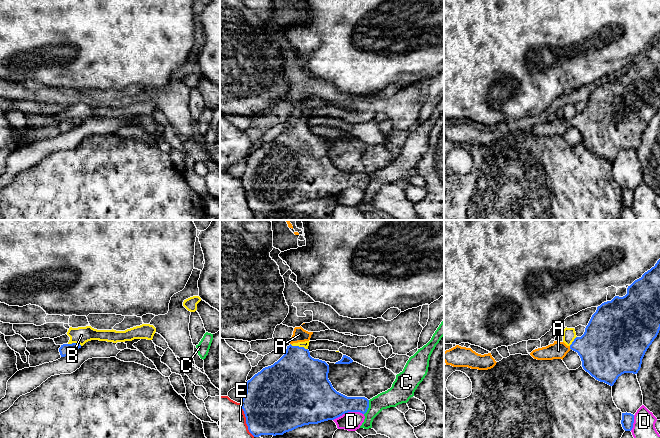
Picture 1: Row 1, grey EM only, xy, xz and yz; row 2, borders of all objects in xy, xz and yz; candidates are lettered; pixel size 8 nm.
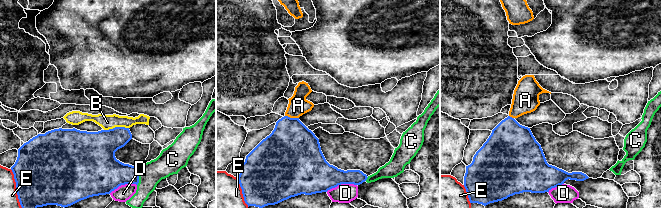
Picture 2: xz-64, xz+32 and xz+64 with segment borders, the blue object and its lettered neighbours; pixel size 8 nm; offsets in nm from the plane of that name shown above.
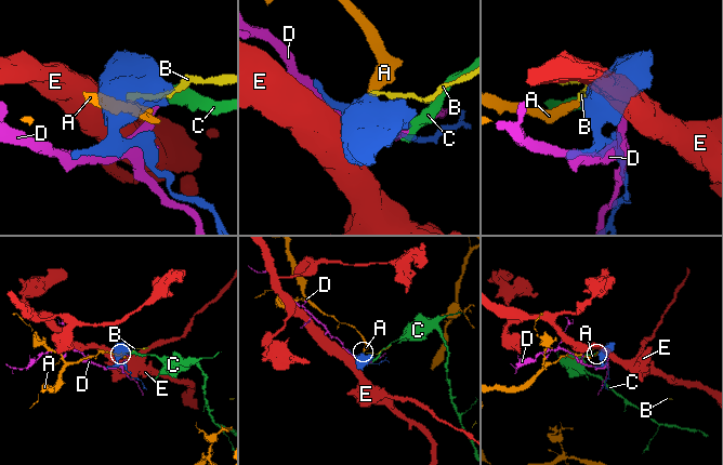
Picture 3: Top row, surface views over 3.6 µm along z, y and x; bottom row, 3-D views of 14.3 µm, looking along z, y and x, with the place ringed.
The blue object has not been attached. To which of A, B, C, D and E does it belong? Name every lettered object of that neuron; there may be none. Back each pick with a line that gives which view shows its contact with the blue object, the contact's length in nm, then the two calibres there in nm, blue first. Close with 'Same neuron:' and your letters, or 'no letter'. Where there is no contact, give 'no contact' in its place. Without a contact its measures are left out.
A: contact in yz; length 40 nm; calibres 380 and 140 nm
Same neuron: A

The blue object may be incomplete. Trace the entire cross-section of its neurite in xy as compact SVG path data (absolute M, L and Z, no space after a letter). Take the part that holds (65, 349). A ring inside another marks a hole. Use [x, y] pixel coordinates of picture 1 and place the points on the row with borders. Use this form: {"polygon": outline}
{"polygon": "M72 343L72 344L63 344L61 345L61 347L59 348L59 352L61 357L65 357L67 356L69 353L78 350L79 348L81 348L80 344L76 344L76 343Z"}

